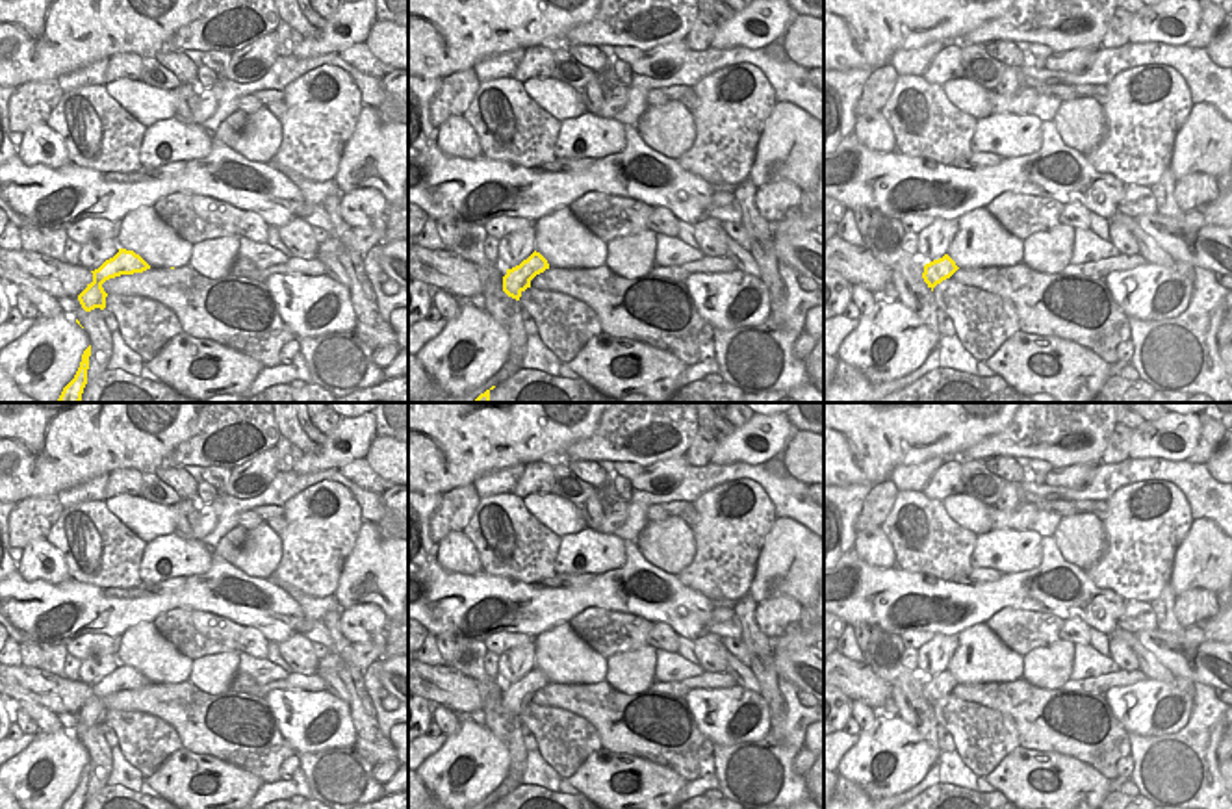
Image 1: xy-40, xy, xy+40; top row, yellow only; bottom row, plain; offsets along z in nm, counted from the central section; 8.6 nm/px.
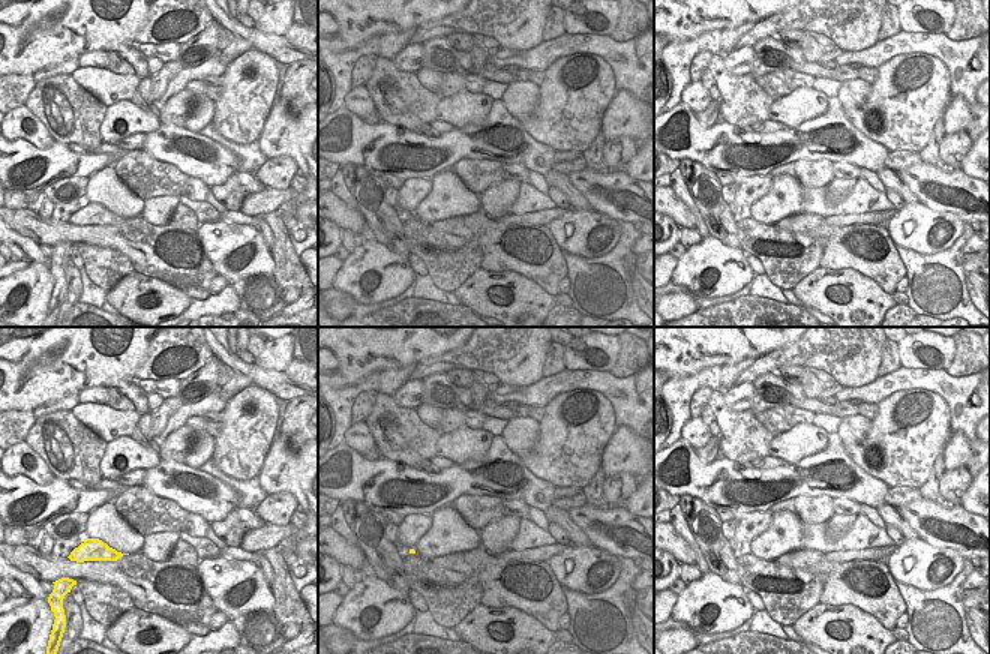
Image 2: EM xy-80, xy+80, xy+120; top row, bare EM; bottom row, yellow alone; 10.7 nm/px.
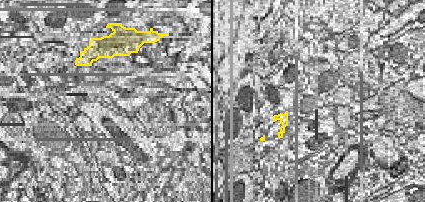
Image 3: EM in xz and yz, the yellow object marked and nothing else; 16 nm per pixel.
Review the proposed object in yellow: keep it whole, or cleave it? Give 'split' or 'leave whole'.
split

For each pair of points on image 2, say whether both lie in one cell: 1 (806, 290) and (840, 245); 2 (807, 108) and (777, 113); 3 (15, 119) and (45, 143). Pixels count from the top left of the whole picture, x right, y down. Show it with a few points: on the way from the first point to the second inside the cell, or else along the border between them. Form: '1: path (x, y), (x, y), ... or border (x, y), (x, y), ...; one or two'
1: border (819, 266), (854, 269), (858, 273); two
2: path (800, 108), (785, 110); one
3: path (20, 128), (26, 135), (36, 135); one

